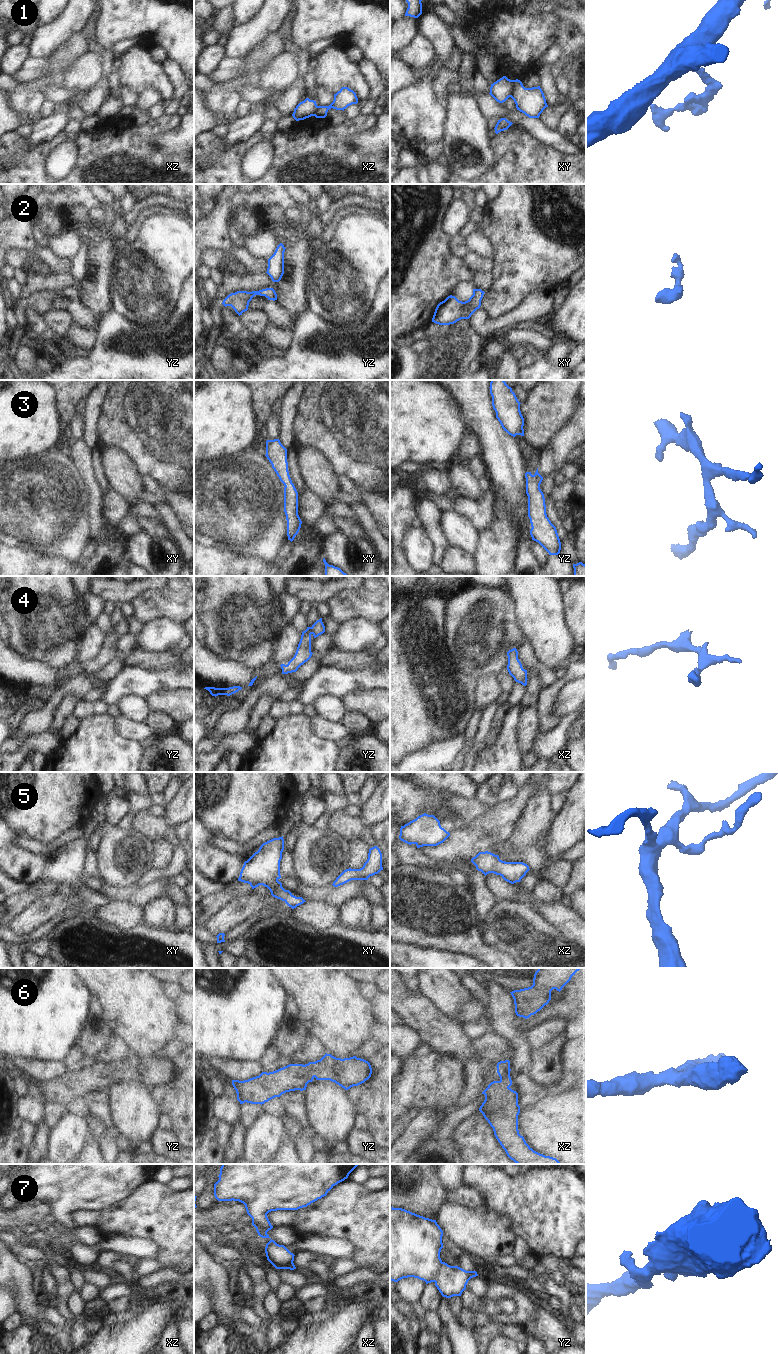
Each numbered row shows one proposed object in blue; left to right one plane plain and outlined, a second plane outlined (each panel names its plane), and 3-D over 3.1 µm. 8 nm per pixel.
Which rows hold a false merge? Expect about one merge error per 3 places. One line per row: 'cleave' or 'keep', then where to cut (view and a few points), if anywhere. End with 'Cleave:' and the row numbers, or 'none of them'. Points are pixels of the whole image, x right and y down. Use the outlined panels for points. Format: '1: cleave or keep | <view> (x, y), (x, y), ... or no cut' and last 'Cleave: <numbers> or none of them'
1: cleave | xy (513, 80), (509, 96)
2: keep | no cut
3: keep | no cut
4: keep | no cut
5: keep | no cut
6: keep | no cut
7: keep | no cut
Cleave: 1

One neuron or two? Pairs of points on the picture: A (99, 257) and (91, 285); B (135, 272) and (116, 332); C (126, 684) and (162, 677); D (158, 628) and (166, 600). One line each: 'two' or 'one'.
A: one
B: two
C: one
D: two

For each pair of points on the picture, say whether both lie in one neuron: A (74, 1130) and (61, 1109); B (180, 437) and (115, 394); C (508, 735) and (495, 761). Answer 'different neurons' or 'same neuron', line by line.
A: different neurons
B: same neuron
C: same neuron

